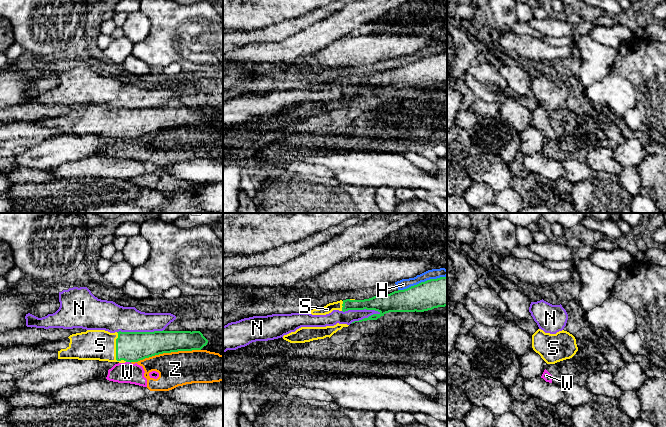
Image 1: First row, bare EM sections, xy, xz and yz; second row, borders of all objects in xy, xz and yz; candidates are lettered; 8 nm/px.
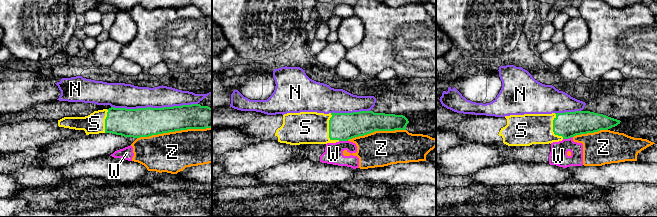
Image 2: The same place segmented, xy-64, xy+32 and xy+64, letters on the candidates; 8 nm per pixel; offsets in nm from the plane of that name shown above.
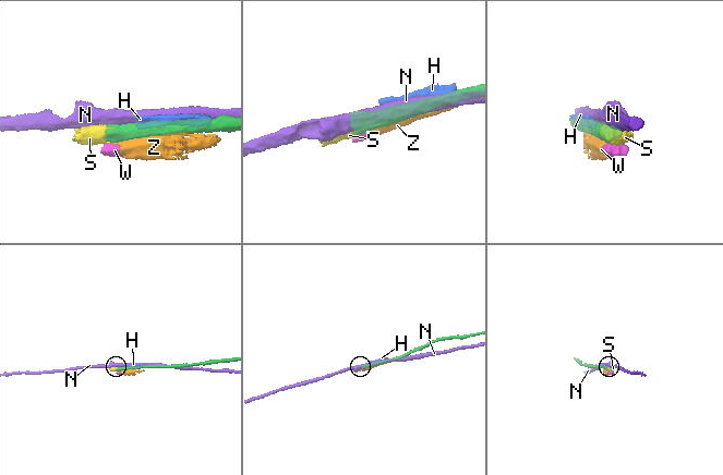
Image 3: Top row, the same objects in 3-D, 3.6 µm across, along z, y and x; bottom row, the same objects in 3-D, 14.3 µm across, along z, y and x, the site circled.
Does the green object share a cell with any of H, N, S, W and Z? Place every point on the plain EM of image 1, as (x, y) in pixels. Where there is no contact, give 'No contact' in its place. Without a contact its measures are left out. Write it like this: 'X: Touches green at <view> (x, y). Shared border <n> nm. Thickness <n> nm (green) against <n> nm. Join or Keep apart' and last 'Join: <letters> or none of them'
H: Touches green at xz (422, 58). Shared border 420 nm. Thickness 240 nm (green) against 80 nm. Keep apart
N: Touches green at xz (361, 85). Shared border 320 nm. Thickness 150 nm (green) against 110 nm. Keep apart
S: Touches green at xy (116, 127). Shared border 260 nm. Thickness 240 nm (green) against 240 nm. Join
W: Touches green at xy (128, 137). Shared border 40 nm. Thickness 240 nm (green) against 160 nm. Keep apart
Z: Touches green at xy (165, 128). Shared border 600 nm. Thickness 240 nm (green) against 280 nm. Keep apart
Join: S

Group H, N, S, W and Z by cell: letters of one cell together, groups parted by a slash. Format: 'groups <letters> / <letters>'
groups H / N / S / W Z

